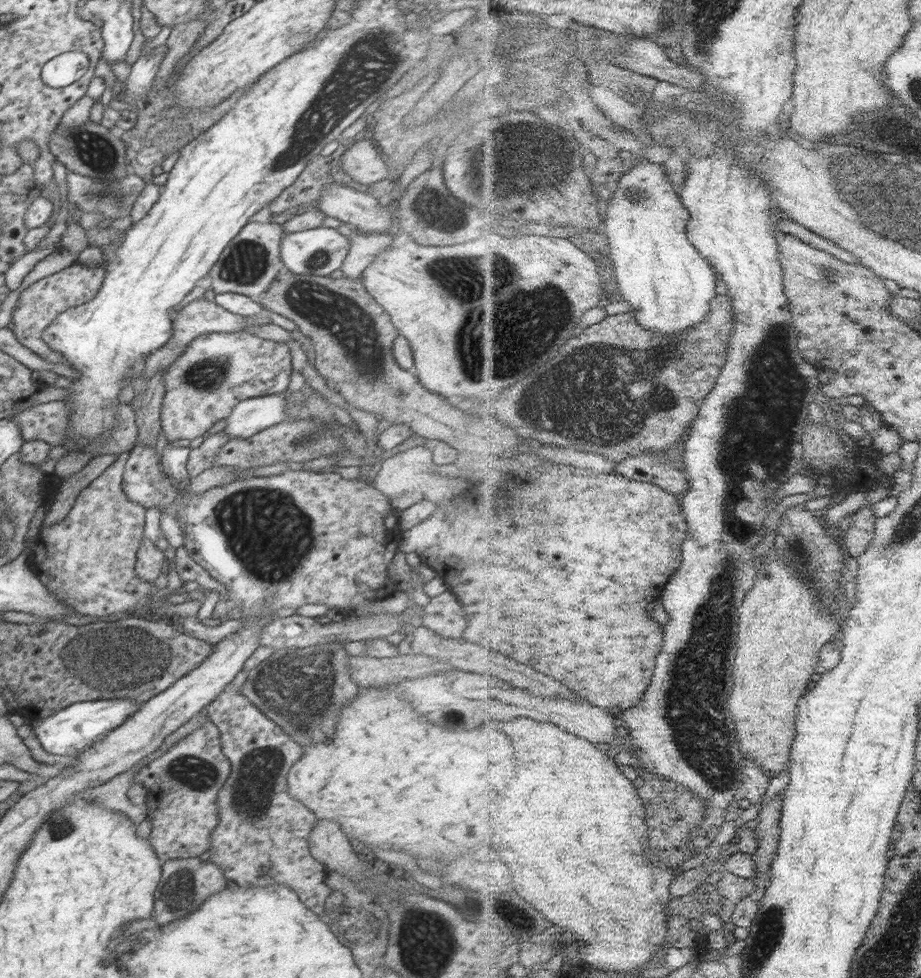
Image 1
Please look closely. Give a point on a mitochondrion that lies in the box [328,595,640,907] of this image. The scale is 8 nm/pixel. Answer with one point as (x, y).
(448, 719)

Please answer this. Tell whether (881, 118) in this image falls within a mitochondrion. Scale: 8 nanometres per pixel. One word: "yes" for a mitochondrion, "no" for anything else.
no

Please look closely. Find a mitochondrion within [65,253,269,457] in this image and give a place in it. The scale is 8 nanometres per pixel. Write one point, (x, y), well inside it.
(209, 374)

